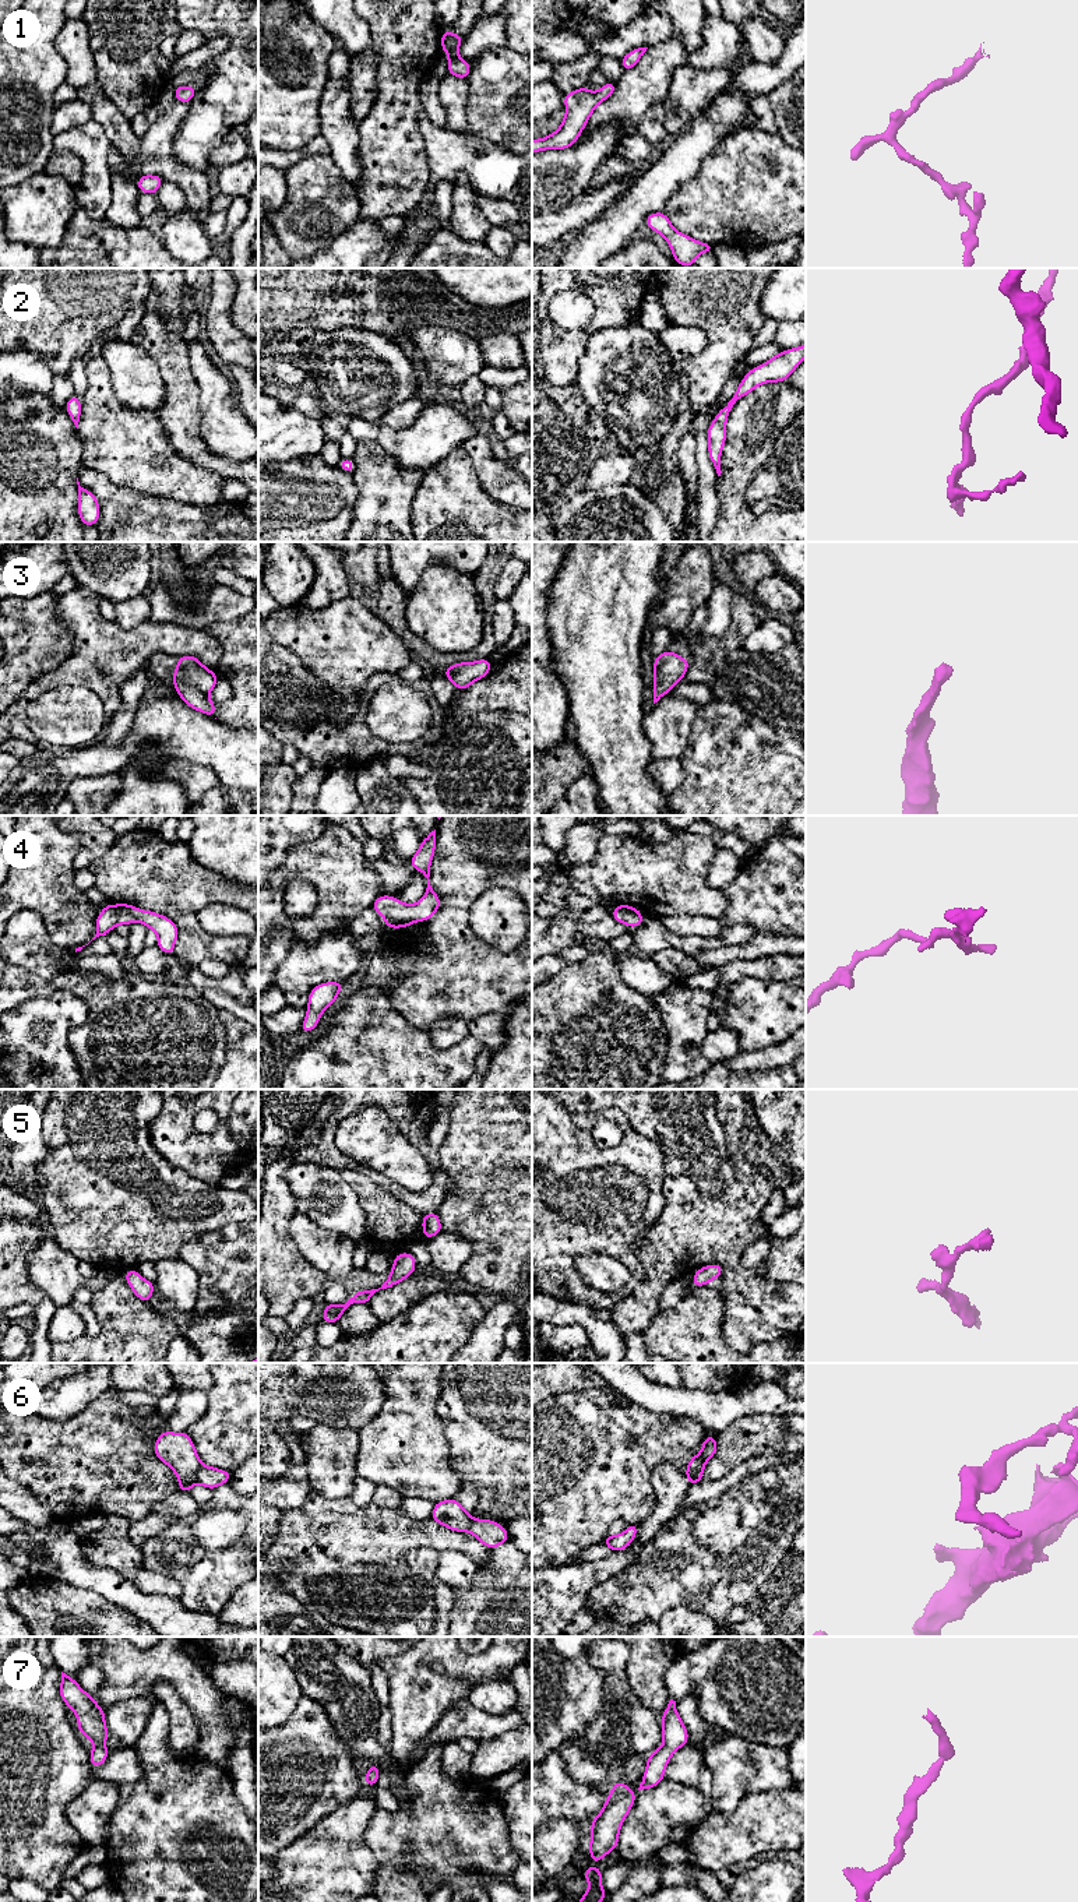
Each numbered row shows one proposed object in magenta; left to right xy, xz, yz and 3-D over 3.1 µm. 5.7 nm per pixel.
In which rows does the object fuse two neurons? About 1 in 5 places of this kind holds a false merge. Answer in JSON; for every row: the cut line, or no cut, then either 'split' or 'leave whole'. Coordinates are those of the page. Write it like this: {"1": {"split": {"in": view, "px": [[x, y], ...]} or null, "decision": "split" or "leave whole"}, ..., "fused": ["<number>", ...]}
{"1": {"split": null, "decision": "leave whole"}, "2": {"split": null, "decision": "leave whole"}, "3": {"split": null, "decision": "leave whole"}, "4": {"split": null, "decision": "leave whole"}, "5": {"split": null, "decision": "leave whole"}, "6": {"split": {"in": "yz", "px": [[712, 1436], [704, 1450], [704, 1464], [696, 1473], [696, 1482]]}, "decision": "split"}, "7": {"split": null, "decision": "leave whole"}, "fused": ["6"]}

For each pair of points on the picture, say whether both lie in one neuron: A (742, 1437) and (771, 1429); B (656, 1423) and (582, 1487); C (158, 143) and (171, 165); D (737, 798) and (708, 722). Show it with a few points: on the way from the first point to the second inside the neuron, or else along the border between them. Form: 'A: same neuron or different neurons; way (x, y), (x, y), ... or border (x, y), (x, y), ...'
A: same neuron; way (749, 1437), (764, 1434)
B: same neuron; way (640, 1441), (629, 1448), (606, 1471), (601, 1471)
C: different neurons; border (172, 154), (164, 158), (152, 158), (140, 173)
D: same neuron; way (737, 779), (737, 765), (726, 740)

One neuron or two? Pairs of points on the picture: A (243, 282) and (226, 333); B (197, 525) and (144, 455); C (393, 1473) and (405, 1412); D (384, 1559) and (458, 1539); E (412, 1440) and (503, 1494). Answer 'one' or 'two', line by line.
A: two
B: two
C: one
D: one
E: two

